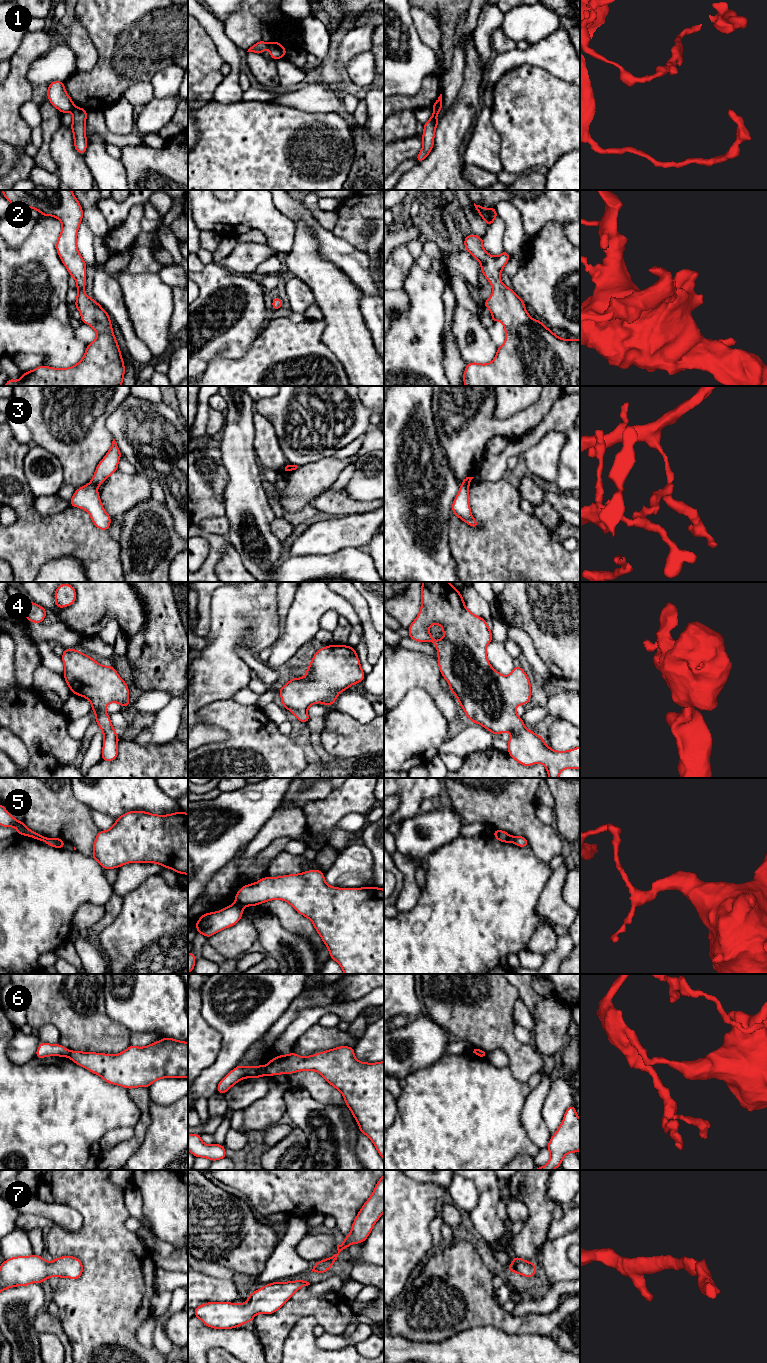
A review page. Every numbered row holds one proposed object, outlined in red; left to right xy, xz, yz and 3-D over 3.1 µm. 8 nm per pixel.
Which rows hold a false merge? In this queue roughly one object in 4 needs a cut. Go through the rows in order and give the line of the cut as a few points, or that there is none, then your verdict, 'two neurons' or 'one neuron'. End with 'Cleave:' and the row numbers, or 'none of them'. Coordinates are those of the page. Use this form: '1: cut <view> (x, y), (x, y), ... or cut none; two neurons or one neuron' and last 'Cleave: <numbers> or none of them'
1: cut yz (441, 105), (433, 108); two neurons
2: cut none; one neuron
3: cut xy (90, 482), (96, 486); two neurons
4: cut none; one neuron
5: cut xz (235, 903), (241, 907); two neurons
6: cut xz (264, 1066), (265, 1074); two neurons
7: cut none; one neuron
Cleave: 1, 3, 5, 6

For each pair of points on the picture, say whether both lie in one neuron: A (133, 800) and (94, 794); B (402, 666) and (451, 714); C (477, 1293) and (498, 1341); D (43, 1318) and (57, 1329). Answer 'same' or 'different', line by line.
A: same
B: same
C: different
D: same

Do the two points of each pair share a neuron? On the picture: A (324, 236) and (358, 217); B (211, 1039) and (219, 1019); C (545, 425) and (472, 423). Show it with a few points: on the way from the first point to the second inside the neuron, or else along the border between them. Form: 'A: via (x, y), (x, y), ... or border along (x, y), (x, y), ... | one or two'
A: border along (331, 231), (351, 245) | two
B: border along (201, 1009), (203, 1018), (220, 1033), (220, 1051) | two
C: border along (551, 407), (531, 431) | two

